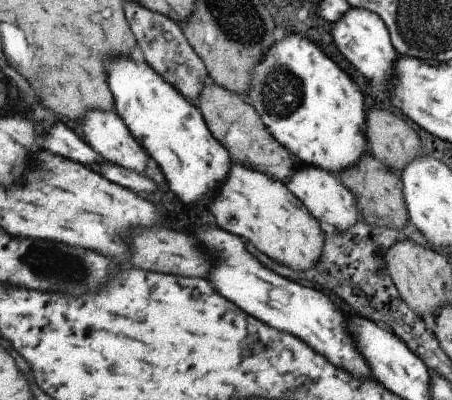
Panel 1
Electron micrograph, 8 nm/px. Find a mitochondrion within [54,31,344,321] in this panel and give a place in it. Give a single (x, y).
(282, 92)

